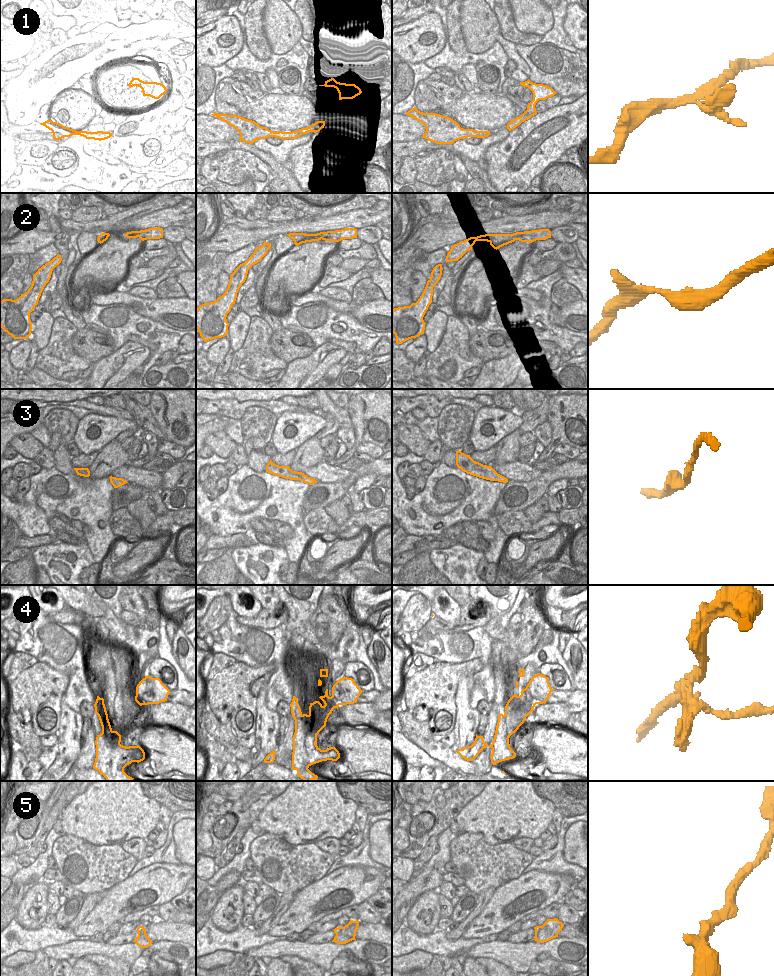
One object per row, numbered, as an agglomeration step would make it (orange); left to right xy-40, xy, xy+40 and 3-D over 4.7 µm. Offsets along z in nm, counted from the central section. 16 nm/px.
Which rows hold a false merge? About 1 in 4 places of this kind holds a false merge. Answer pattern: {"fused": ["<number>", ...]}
{"fused": ["4"]}

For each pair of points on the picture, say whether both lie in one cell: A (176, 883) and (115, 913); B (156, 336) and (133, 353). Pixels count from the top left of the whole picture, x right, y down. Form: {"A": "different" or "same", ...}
{"A": "same", "B": "different"}

